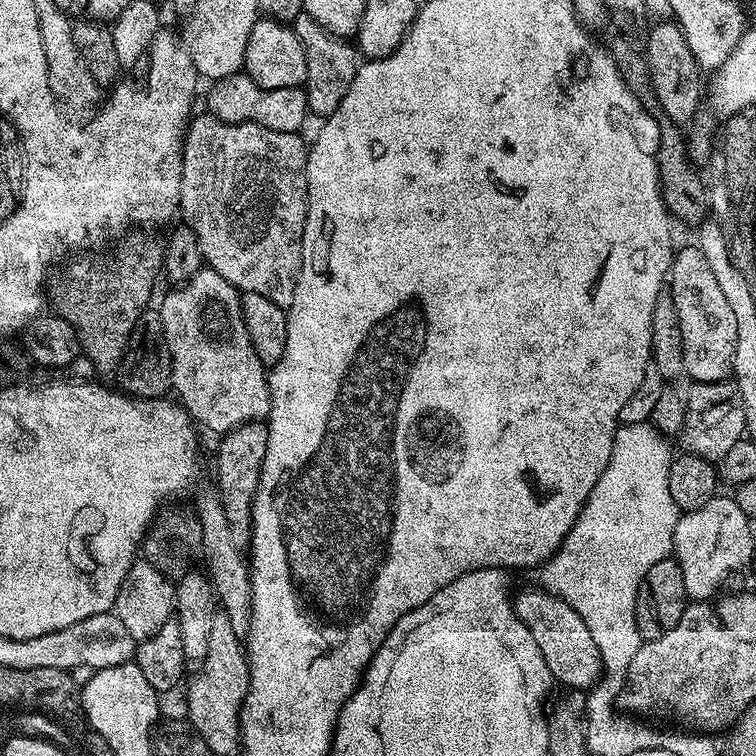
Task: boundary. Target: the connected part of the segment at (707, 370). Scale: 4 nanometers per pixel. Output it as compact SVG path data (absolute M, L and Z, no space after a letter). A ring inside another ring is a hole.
M698 246L675 249L670 269L670 295L678 310L678 326L682 326L682 358L693 381L700 385L729 379L738 326L734 326L734 314L730 302L726 302L726 294L722 294L718 278L714 278L714 270L710 270L710 262L706 262L706 254Z

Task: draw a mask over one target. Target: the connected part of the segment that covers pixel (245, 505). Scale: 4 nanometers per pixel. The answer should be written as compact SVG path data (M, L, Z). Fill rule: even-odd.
M260 422L239 424L237 428L223 433L219 440L220 445L216 448L216 484L220 488L216 488L234 542L244 546L250 540L252 503L258 486L258 478L262 474L262 462L266 458L268 429Z

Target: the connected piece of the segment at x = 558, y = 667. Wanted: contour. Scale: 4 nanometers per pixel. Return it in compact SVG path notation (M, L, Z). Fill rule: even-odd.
M537 586L528 588L517 596L515 593L514 607L516 617L530 630L534 642L538 642L538 650L542 650L542 658L546 658L546 666L550 666L553 681L557 685L565 684L568 688L591 689L602 675L598 647L582 618L570 605L562 597Z

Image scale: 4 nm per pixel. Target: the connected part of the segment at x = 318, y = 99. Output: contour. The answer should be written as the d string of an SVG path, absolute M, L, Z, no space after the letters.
M307 14L295 16L290 22L294 34L306 50L306 78L303 87L308 93L308 110L313 117L327 118L338 110L358 67L358 52L347 39L332 35Z

